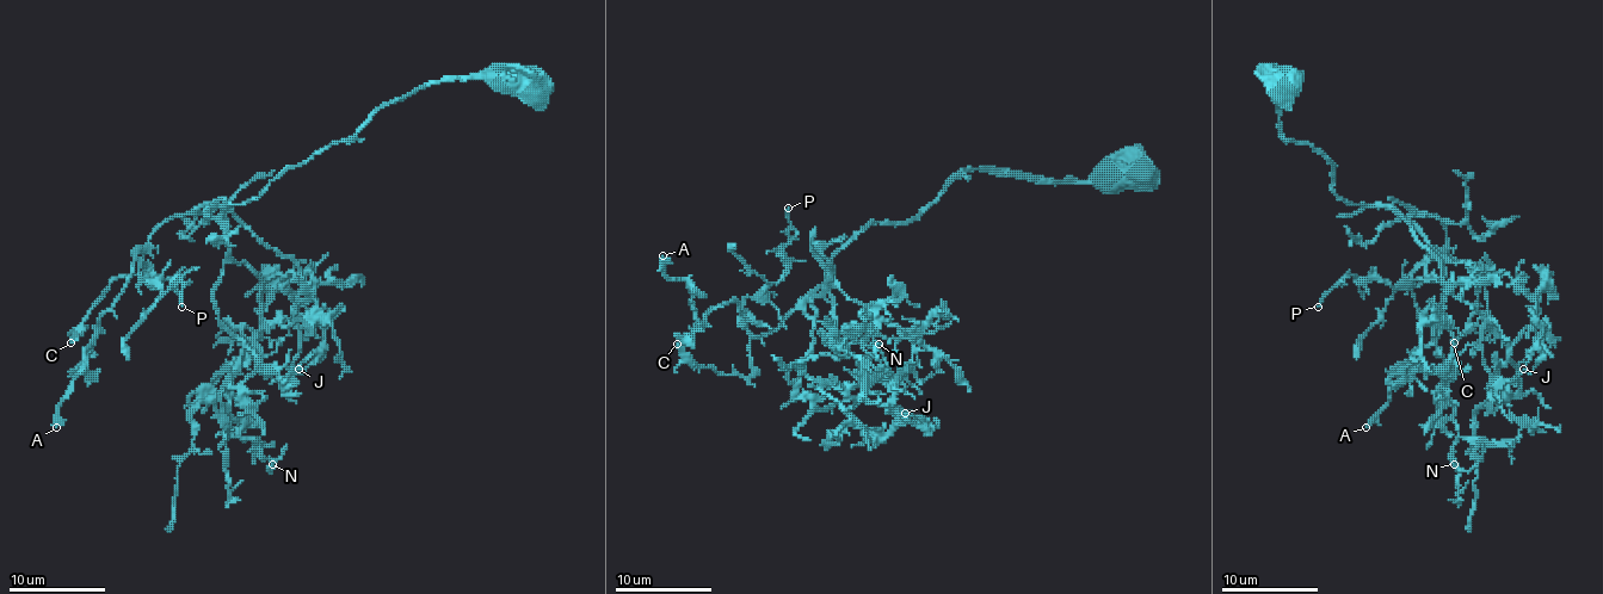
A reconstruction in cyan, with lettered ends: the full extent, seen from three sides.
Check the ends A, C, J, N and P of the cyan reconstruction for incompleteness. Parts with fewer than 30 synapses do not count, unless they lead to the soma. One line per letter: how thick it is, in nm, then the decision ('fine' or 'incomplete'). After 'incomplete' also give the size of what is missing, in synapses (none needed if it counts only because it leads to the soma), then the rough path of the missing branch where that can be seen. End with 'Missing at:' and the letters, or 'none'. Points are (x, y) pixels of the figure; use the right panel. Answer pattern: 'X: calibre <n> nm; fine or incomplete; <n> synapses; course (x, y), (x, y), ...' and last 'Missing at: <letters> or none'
A: calibre 300 nm; fine
C: calibre 360 nm; fine
J: calibre 200 nm; fine
N: calibre 200 nm; fine
P: calibre 120 nm; fine
Missing at: none

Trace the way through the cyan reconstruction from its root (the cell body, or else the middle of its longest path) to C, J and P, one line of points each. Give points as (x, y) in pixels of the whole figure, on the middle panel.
C: (1140, 171), (966, 168), (914, 217), (858, 231), (750, 341), (747, 377), (677, 344)
J: (1140, 171), (966, 168), (832, 259), (839, 339), (898, 421), (929, 431), (905, 413)
P: (1140, 171), (1031, 181), (966, 168), (914, 217), (871, 222), (754, 335), (743, 302), (785, 268), (788, 208)

